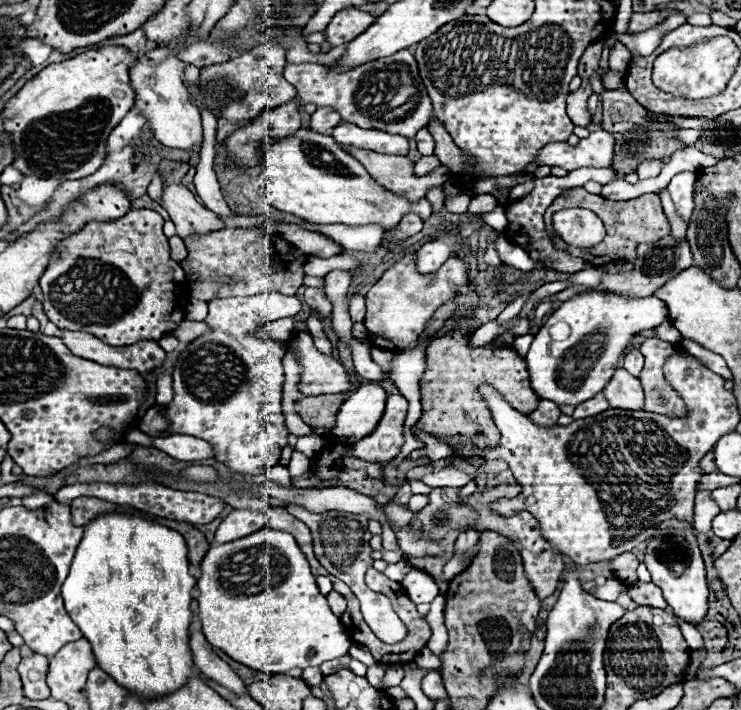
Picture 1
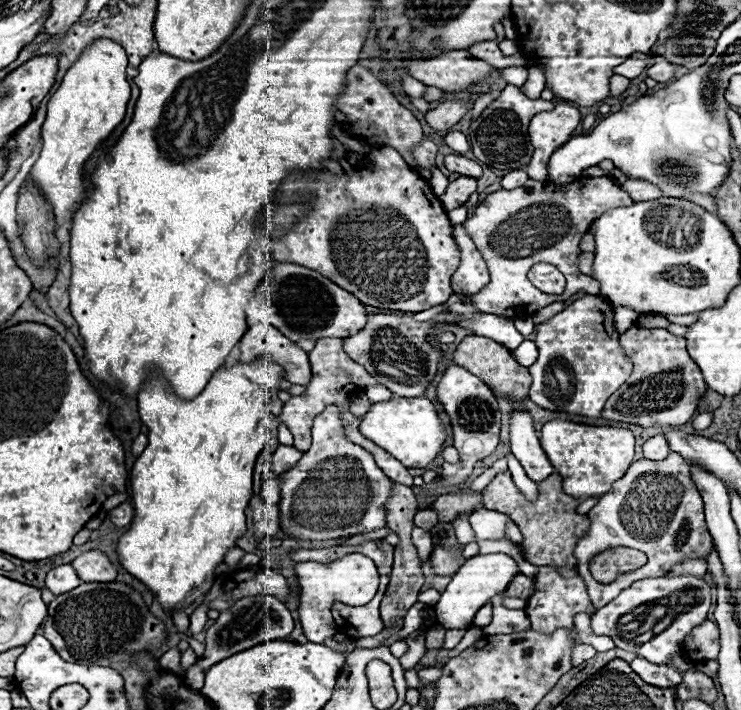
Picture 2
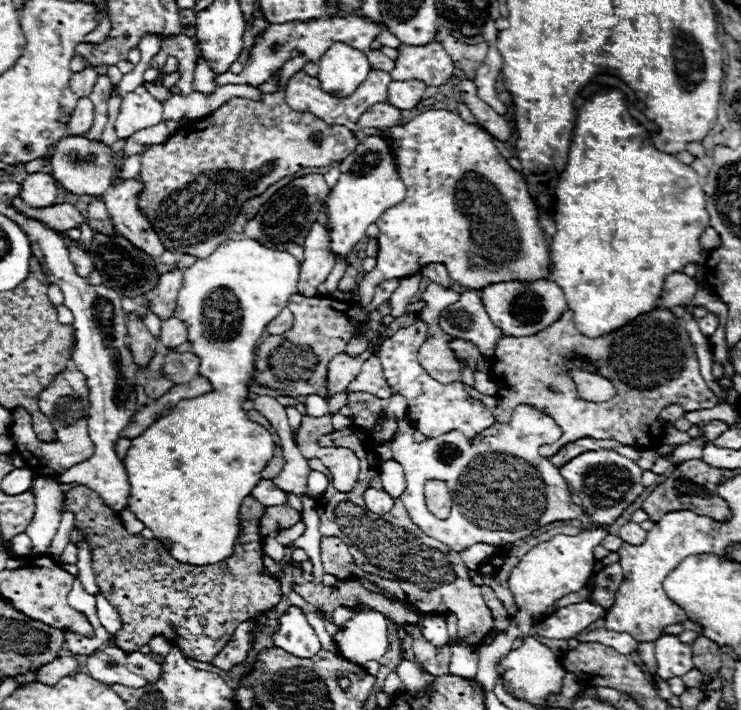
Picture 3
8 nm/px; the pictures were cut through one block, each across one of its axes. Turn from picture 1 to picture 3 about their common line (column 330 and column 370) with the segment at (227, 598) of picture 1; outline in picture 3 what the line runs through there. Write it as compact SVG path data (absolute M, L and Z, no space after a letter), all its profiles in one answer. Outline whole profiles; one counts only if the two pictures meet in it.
M360 610L356 612L356 616L342 624L336 632L336 648L340 652L342 658L354 662L354 664L364 664L368 660L380 660L388 648L388 620L374 610Z

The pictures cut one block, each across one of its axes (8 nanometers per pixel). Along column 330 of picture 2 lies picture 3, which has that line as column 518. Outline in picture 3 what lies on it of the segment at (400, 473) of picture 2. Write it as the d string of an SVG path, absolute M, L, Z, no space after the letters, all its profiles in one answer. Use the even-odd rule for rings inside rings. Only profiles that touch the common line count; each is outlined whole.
M662 308L640 314L630 324L600 338L580 334L574 326L572 310L566 310L560 320L534 336L502 336L496 348L496 358L490 364L490 378L498 388L500 404L492 410L498 422L508 422L518 404L546 408L546 412L558 420L562 438L540 448L540 456L546 458L554 456L558 448L580 438L618 440L620 444L638 450L656 448L662 444L664 422L660 412L664 408L678 404L684 412L694 412L714 408L720 402L700 376L698 356L688 332L670 310ZM574 356L594 362L598 370L592 372L612 382L616 388L616 396L612 400L606 404L594 404L578 398L576 384L566 372L574 366ZM548 386L554 386L554 392L550 392Z

